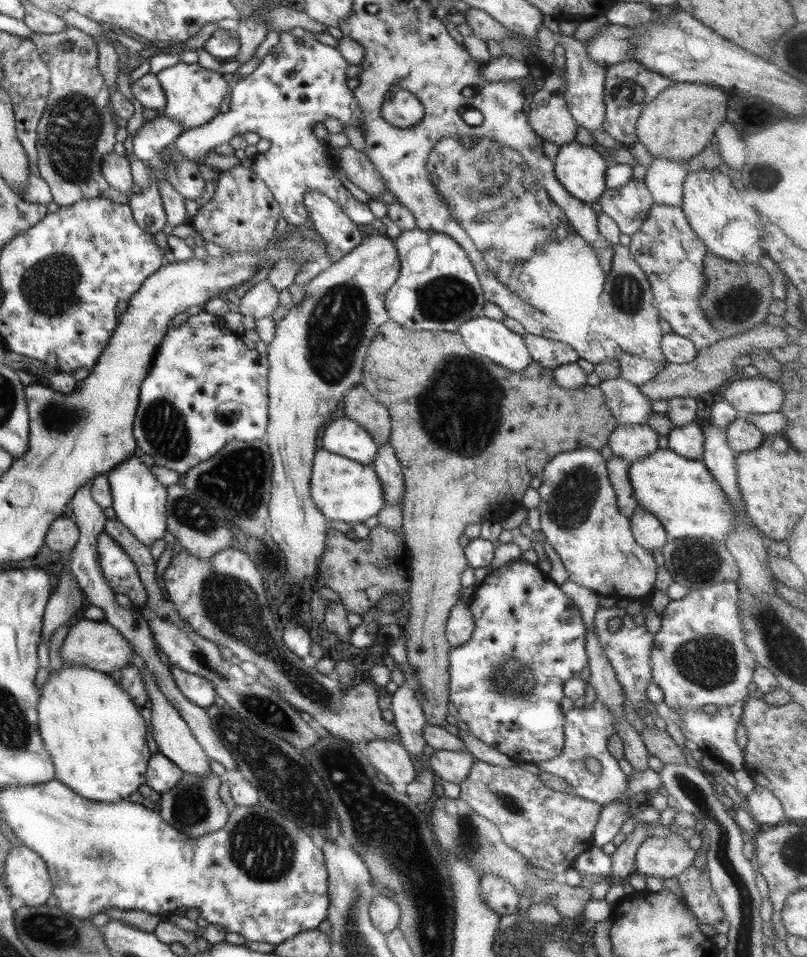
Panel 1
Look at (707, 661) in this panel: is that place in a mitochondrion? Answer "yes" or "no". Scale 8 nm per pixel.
yes

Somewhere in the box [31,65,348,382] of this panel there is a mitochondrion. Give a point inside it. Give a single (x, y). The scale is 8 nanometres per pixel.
(70, 143)

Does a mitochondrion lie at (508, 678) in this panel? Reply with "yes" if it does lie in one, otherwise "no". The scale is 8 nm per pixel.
yes

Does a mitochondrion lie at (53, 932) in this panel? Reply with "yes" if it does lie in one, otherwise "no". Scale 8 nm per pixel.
yes

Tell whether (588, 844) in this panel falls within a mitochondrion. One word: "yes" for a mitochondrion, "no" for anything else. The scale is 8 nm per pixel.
no

